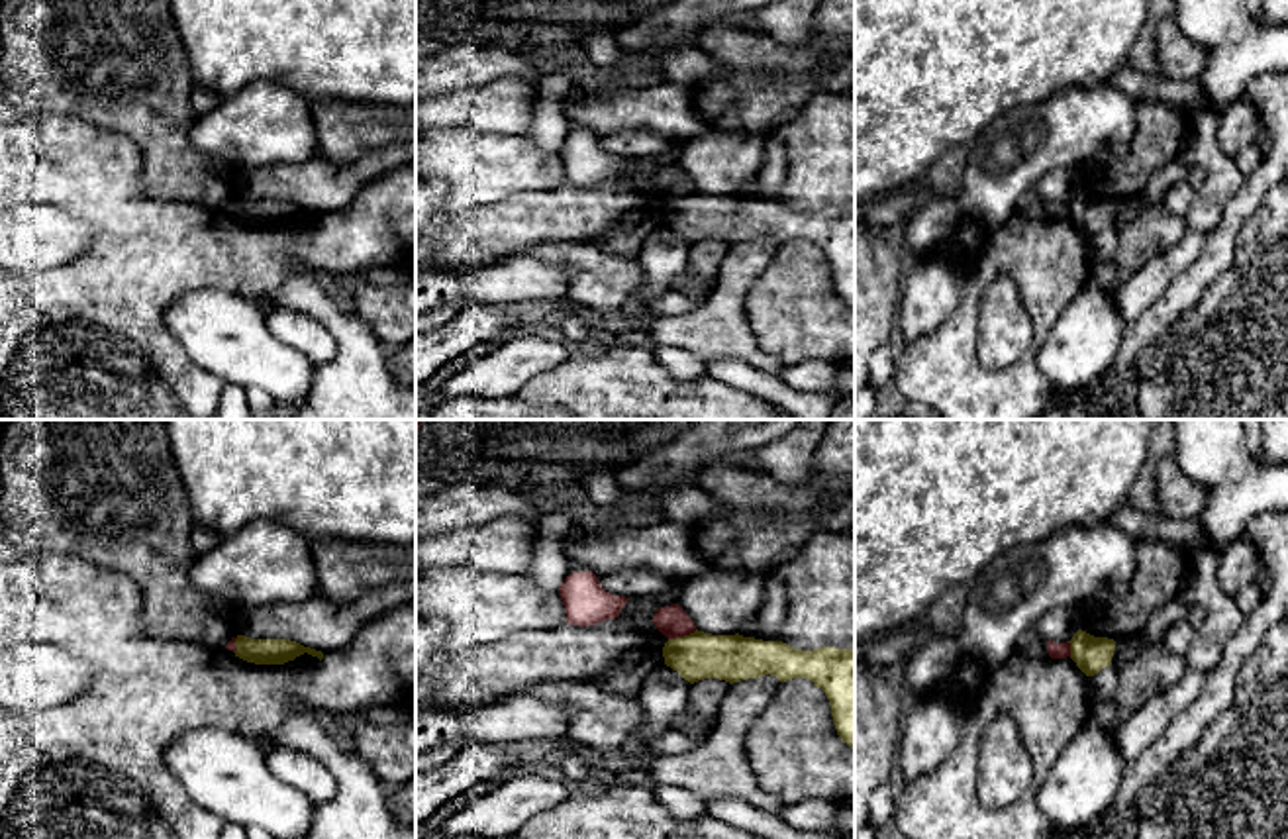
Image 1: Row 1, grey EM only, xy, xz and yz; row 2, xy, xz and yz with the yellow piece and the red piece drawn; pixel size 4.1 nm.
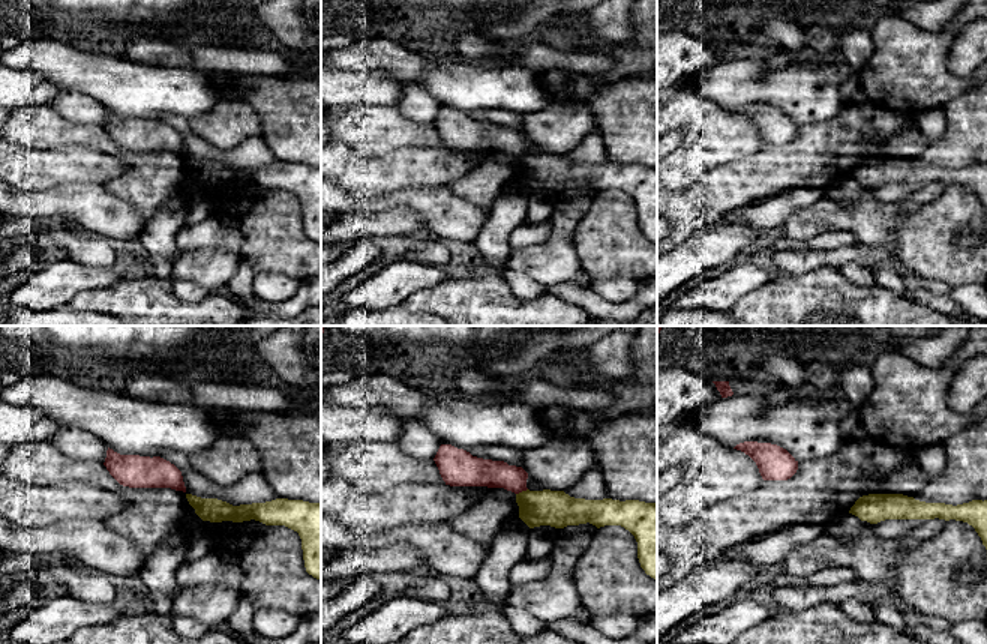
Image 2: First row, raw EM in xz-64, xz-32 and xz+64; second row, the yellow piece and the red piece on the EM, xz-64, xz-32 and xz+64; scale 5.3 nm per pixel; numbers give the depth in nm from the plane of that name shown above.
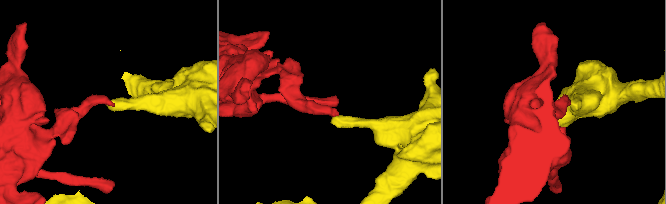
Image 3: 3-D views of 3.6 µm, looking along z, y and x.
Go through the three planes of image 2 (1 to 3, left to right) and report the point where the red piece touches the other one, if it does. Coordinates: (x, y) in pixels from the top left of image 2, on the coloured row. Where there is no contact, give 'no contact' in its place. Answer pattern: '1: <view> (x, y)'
1: no contact
2: xz-32 (522, 491)
3: no contact

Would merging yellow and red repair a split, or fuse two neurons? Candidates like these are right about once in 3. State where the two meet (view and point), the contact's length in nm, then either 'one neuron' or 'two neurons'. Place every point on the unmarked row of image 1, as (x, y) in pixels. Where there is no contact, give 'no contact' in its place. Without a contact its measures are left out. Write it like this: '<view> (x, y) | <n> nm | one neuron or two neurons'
xz (685, 197) | 130 nm | two neurons

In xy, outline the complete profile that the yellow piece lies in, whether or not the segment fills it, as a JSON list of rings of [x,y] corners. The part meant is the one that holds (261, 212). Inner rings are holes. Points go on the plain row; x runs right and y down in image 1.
[[[237,196],[233,206],[237,208],[233,212],[235,218],[255,225],[284,225],[304,214],[318,218],[320,222],[323,220],[322,212],[304,208],[290,200],[251,200]]]

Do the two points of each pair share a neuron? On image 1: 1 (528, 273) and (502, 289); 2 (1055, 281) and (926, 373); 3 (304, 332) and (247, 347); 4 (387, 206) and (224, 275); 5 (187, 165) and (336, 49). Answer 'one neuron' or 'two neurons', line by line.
1: one neuron
2: one neuron
3: two neurons
4: two neurons
5: two neurons

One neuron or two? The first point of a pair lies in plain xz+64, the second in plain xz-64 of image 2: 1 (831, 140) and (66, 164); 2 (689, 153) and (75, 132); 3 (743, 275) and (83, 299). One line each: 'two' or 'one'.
1: one
2: one
3: two

